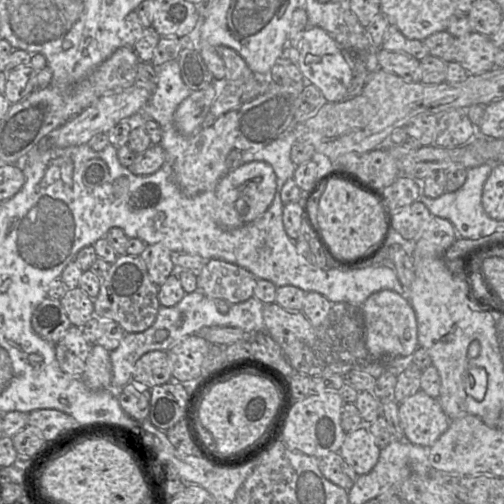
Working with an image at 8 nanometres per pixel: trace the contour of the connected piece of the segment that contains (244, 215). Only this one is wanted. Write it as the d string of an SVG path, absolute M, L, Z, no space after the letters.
M263 161L243 163L224 175L215 189L215 221L225 230L242 227L260 217L272 204L276 193L276 175Z

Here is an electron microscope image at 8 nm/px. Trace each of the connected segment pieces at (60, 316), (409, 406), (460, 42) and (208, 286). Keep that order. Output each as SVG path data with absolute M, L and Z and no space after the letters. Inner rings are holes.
M46 297L34 310L31 325L41 338L57 344L71 327L60 300Z
M422 390L400 402L398 414L405 440L423 447L432 446L450 424L439 400Z
M472 31L455 38L453 60L469 75L482 74L495 67L495 55L498 51L490 37Z
M223 260L205 261L201 274L197 277L198 290L212 300L224 300L228 304L245 302L253 296L256 278L248 270Z

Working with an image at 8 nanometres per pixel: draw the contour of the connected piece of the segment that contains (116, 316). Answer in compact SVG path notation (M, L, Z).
M120 255L101 281L99 293L93 300L94 316L117 322L125 333L144 332L154 323L160 308L158 290L140 256Z

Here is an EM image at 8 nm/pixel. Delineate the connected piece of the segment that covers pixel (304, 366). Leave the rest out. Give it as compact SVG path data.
M276 302L264 304L262 314L265 331L281 347L295 372L315 377L332 374L343 376L357 370L377 379L386 370L384 362L367 349L361 307L346 302L334 303L327 318L318 327L312 326L302 311L286 310Z

